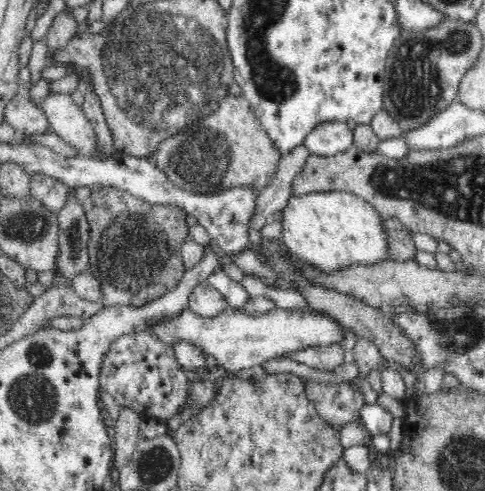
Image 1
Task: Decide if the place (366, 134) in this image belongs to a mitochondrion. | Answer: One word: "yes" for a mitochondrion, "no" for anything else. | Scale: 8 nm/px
no

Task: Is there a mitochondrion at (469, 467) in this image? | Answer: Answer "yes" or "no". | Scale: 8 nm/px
yes

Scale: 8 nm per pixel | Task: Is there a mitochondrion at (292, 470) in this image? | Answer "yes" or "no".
no

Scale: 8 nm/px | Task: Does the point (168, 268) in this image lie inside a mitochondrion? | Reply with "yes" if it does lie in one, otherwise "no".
yes

